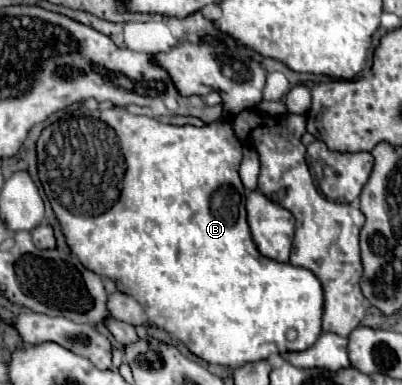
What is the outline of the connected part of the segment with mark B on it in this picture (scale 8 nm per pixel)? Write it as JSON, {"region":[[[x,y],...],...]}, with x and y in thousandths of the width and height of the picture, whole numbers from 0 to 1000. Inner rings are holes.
{"region":[[[197,281],[157,312],[122,322],[92,369],[92,426],[97,426],[97,462],[112,488],[112,504],[132,535],[132,551],[152,582],[152,597],[167,618],[177,655],[197,670],[197,681],[246,712],[281,722],[296,732],[296,753],[331,769],[361,805],[366,826],[410,852],[420,868],[440,873],[485,925],[505,930],[525,945],[550,945],[570,956],[595,956],[614,940],[659,935],[674,919],[709,919],[709,914],[754,914],[784,894],[799,873],[803,852],[803,743],[794,722],[764,701],[729,686],[704,686],[674,670],[649,665],[639,649],[624,597],[614,582],[614,545],[609,545],[609,483],[595,462],[595,431],[604,410],[604,374],[582,353],[565,351],[575,364],[550,364],[545,317],[490,327],[430,327],[430,322],[396,322],[386,306],[371,301],[336,301],[311,286],[216,286]]]}

